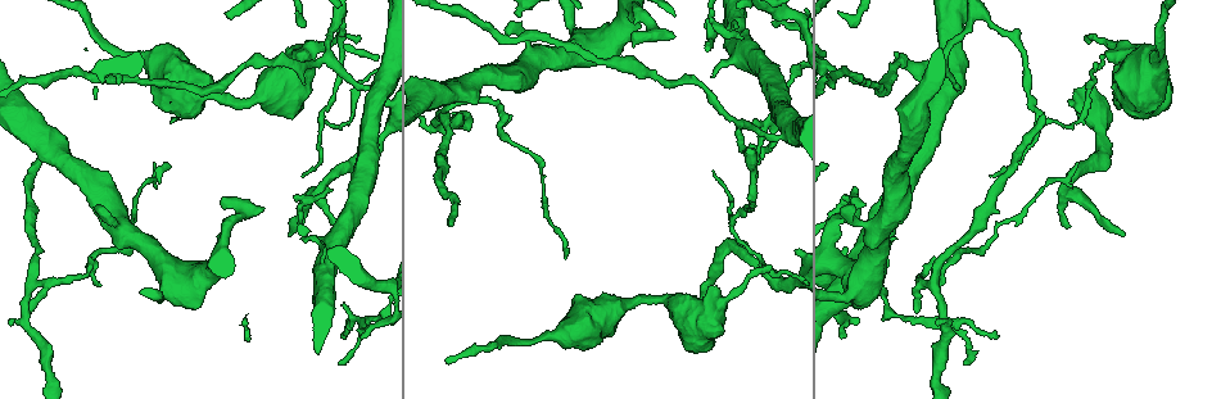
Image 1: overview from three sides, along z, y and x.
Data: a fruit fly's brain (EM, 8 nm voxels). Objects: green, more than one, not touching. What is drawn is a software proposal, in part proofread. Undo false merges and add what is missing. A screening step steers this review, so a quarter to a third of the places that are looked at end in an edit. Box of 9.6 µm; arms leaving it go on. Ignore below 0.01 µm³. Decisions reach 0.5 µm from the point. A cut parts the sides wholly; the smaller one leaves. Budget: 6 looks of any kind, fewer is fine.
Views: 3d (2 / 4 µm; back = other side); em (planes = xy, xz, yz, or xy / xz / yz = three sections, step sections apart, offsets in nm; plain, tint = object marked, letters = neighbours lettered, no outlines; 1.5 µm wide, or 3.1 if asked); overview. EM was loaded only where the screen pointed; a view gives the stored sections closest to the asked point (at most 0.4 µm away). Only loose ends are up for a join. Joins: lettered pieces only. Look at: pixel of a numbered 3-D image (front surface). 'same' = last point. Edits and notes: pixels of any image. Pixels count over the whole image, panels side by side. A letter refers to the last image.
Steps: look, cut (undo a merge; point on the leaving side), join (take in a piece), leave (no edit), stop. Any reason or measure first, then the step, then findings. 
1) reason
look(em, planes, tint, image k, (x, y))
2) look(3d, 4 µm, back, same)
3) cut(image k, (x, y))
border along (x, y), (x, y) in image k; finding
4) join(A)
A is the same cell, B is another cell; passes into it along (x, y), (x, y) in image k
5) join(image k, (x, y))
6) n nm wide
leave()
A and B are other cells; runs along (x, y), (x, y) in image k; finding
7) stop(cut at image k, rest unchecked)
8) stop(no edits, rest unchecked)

look(3d, 2 µm, image 1, (738, 123))

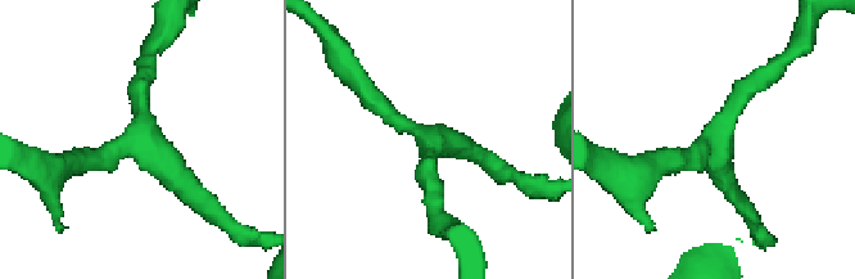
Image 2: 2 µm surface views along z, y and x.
3 arms
look(em, xz, step 8, tint, image 2, (431, 139))

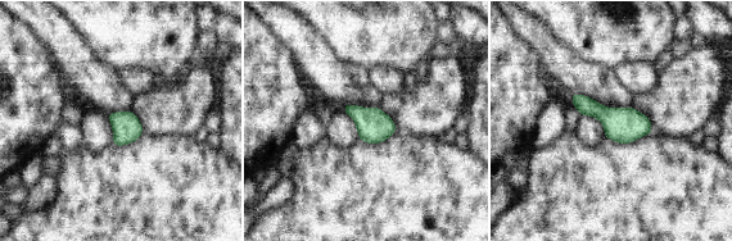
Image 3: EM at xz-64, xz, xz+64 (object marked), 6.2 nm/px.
cut it another way
look(em, planes, letters, same)

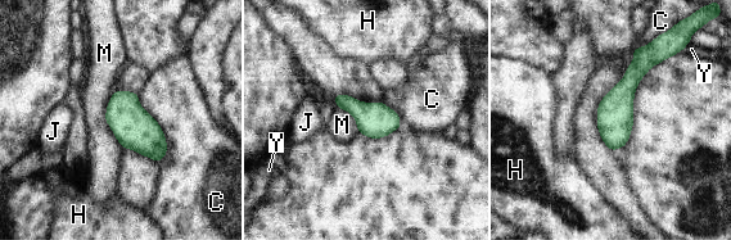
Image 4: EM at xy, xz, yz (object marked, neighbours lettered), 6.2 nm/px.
220 nm wide
leave()
C, H, J, M and Y are other cells; border along (114, 90), (105, 122), (121, 146) in image 4; all the same cell

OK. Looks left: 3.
free end
look(em, xz, step 8, letters, image 1, (768, 264))

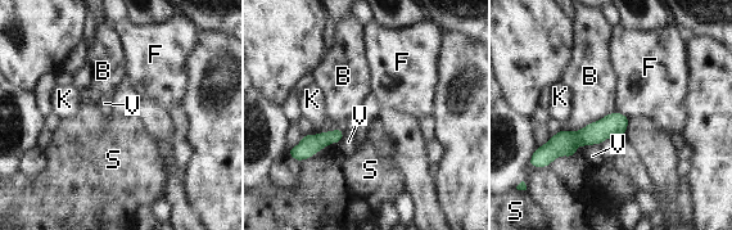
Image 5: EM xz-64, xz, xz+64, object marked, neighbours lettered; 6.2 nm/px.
look(em, planes, letters, same)

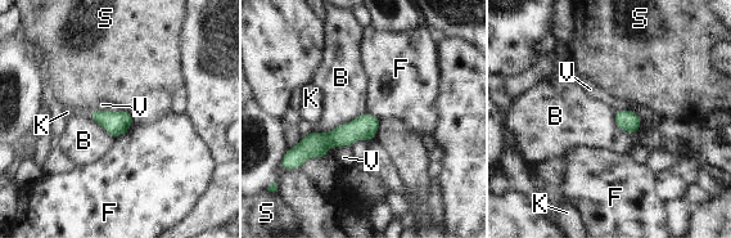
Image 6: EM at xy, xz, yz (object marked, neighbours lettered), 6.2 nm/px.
leave()
B, F, K, S and V are other cells; runs along (375, 121), (297, 153) in image 6; no lettered piece goes on from it

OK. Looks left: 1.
stop(no edits, rest unchecked)

